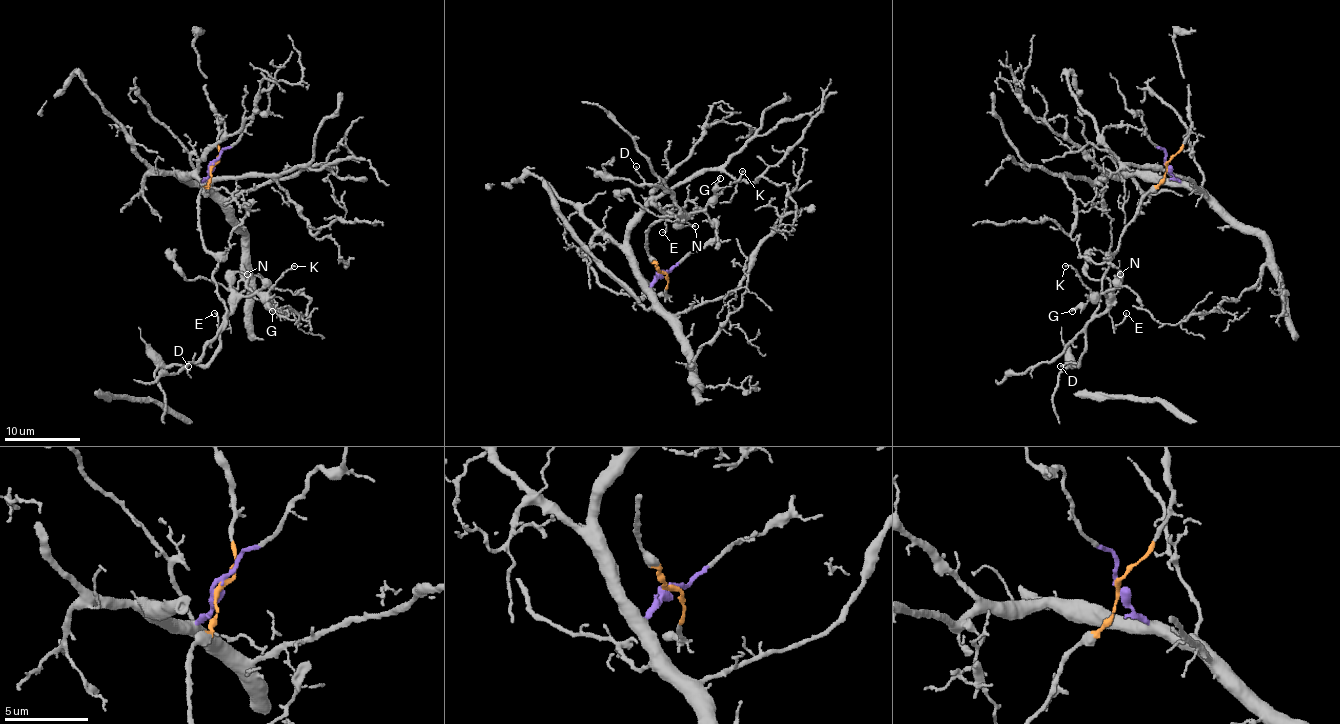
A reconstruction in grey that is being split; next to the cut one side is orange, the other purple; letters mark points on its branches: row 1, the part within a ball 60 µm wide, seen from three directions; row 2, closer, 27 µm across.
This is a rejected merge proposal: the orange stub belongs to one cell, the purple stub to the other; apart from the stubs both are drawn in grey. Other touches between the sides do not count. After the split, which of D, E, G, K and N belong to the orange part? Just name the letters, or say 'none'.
D, E, G, K, N

